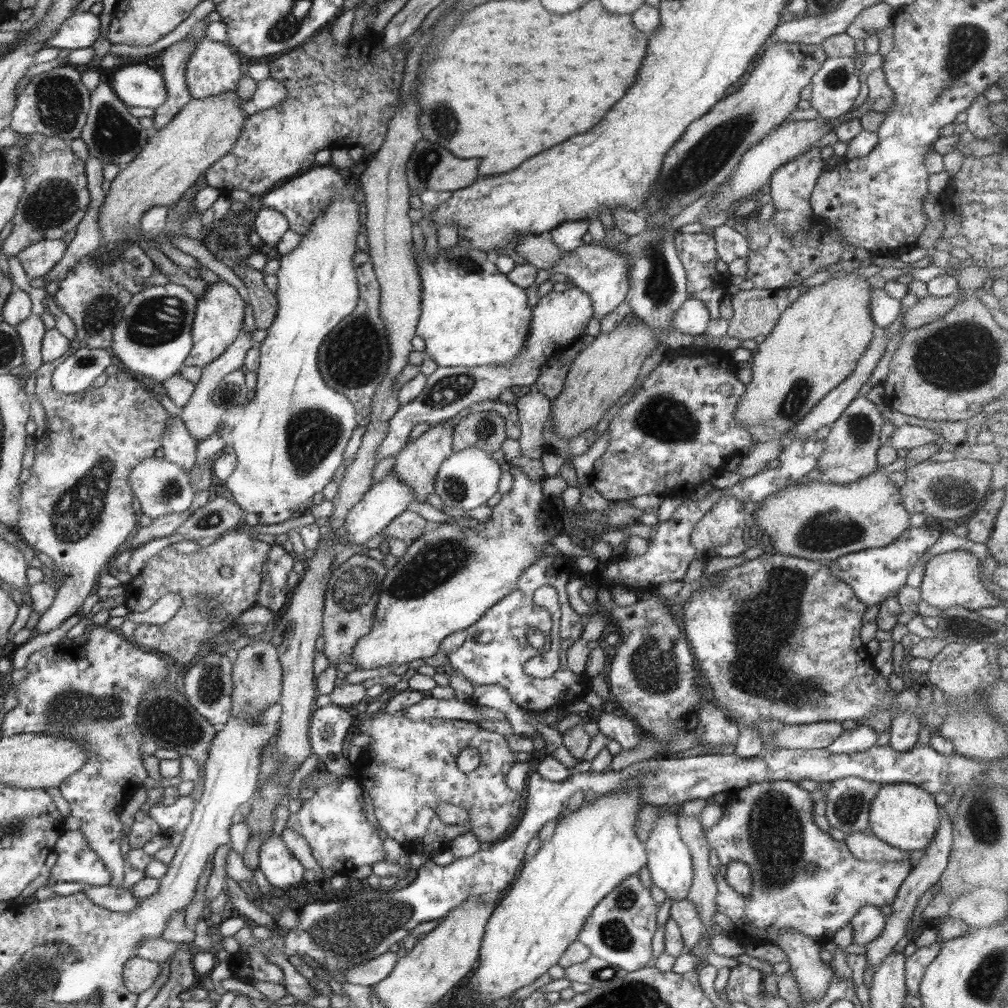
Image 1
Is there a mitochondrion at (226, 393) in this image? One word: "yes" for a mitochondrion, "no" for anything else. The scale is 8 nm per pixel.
yes

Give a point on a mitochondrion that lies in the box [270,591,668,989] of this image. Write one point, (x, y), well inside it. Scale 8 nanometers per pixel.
(355, 930)

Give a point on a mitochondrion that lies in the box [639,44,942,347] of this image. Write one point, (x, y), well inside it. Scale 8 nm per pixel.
(709, 155)

